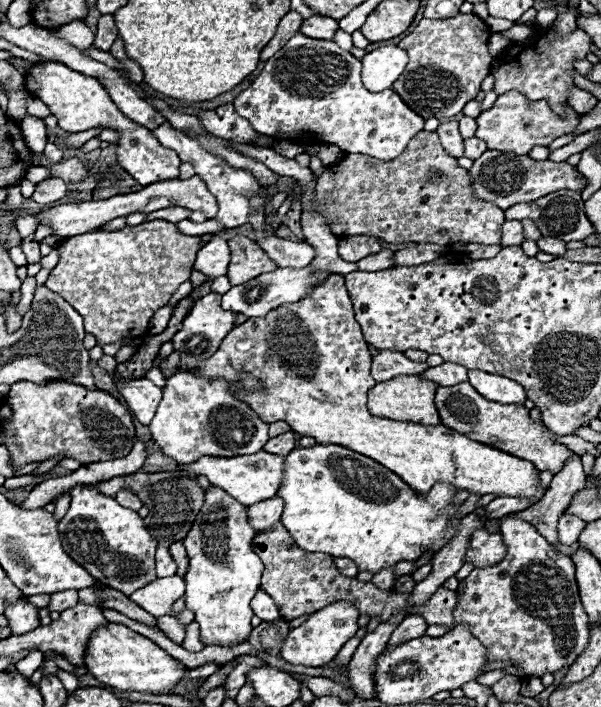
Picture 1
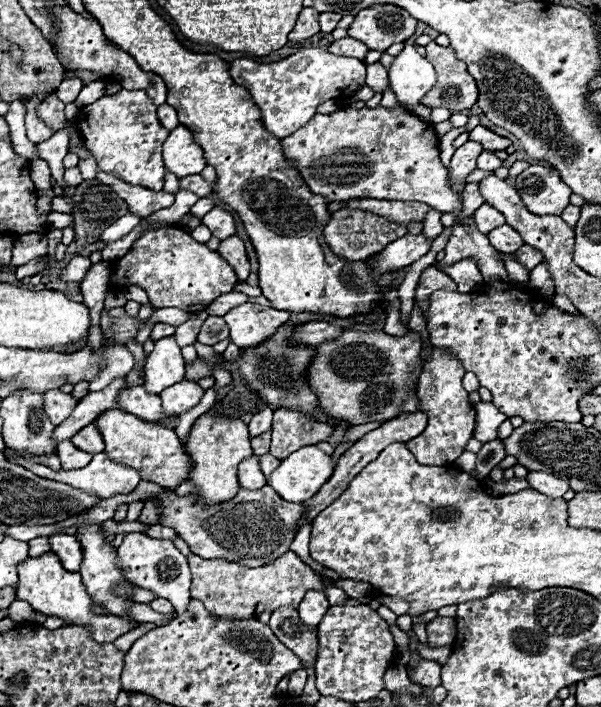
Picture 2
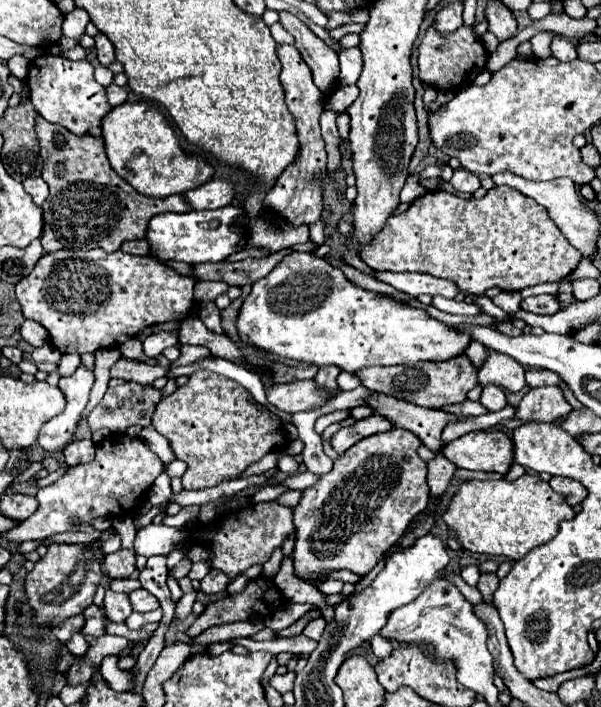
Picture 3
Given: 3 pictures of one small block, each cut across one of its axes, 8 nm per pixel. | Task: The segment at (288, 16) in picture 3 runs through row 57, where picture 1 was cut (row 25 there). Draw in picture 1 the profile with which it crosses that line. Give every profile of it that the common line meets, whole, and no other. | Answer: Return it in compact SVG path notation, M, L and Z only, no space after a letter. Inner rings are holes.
M312 16L302 22L300 32L310 36L310 38L322 38L322 40L332 40L334 32L338 30L338 22L328 16Z

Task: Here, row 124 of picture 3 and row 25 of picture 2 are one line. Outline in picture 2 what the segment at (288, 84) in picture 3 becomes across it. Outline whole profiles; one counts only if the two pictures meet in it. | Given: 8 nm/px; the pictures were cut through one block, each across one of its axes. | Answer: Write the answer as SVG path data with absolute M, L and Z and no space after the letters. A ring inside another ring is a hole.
M302 8L300 12L300 18L294 26L294 30L290 32L290 42L302 42L306 38L312 38L314 34L320 32L320 24L318 24L318 16L320 12L318 10L312 10L312 8Z

